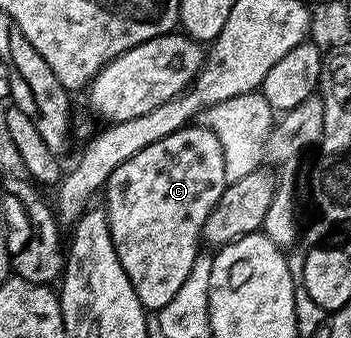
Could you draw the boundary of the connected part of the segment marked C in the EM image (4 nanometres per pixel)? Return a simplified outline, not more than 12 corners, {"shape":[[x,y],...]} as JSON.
{"shape":[[190,124],[103,187],[119,264],[146,311],[179,292],[226,185]]}

